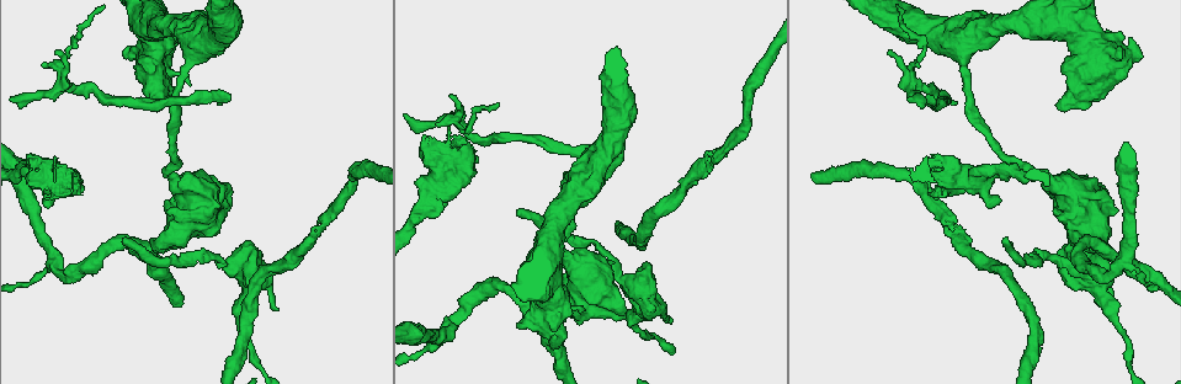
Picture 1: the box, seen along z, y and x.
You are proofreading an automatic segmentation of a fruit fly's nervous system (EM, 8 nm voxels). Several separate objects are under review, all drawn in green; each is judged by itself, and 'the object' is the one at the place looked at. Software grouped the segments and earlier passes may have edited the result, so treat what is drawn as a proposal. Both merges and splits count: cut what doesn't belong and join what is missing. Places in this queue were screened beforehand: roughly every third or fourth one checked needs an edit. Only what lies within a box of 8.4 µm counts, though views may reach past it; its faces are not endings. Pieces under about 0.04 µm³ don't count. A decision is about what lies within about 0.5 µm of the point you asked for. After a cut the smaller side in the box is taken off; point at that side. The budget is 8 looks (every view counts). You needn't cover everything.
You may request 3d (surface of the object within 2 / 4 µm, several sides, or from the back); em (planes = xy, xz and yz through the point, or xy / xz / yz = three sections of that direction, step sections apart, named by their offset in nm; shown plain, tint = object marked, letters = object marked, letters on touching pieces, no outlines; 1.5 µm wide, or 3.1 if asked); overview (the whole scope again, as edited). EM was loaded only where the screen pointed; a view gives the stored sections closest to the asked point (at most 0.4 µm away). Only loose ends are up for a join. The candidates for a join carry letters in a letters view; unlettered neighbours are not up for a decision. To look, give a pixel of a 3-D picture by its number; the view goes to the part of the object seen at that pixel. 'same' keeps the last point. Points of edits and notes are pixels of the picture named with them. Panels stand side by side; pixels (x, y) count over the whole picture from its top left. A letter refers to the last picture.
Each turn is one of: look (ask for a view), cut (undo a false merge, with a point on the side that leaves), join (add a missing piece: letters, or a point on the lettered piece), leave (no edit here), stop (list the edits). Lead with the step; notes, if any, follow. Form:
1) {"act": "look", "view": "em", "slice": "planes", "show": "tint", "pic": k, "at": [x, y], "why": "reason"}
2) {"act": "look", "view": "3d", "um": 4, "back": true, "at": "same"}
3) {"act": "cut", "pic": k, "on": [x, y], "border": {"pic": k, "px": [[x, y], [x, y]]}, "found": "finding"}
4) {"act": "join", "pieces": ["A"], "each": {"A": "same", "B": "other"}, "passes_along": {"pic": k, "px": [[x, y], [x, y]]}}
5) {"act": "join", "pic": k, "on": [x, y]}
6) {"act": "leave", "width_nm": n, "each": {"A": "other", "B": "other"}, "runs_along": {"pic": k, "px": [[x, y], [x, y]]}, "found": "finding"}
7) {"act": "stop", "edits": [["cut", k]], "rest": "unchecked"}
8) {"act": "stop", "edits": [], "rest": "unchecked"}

{"act": "look", "view": "em", "slice": "xy", "step": 8, "show": "tint", "pic": 1, "at": [149, 246], "why": "arms part here"}

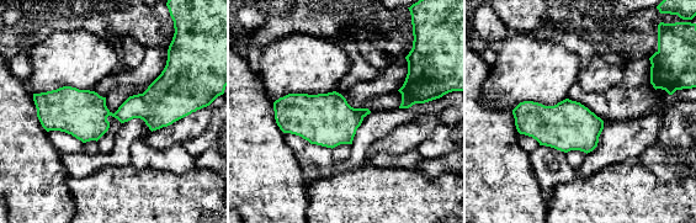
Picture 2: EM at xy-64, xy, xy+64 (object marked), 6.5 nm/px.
{"act": "look", "view": "em", "slice": "planes", "show": "letters", "at": "same"}

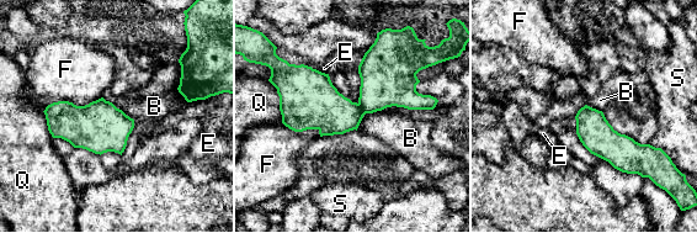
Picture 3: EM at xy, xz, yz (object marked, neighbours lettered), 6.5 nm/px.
{"act": "cut", "pic": 3, "on": [324, 109], "each": {"B": "other", "E": "other", "F": "other", "Q": "other", "S": "other"}, "border": {"pic": 3, "px": [[357, 104], [366, 112]]}, "found": "two neurons meet here"}

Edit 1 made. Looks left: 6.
{"act": "look", "view": "em", "slice": "planes", "show": "letters", "pic": 1, "at": [278, 309], "why": "an open end"}

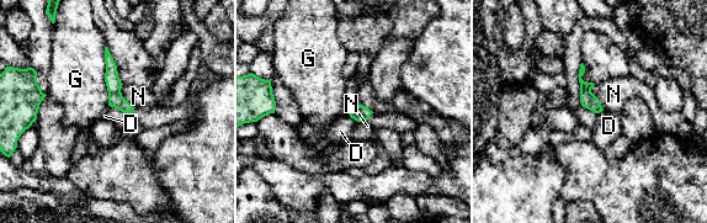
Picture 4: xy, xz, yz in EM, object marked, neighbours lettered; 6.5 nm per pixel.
{"act": "leave", "each": {"D": "other", "G": "other", "N": "other"}, "runs_along": {"pic": 4, "px": [[107, 56], [113, 93], [129, 110]]}, "found": "none of them fits"}

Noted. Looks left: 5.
{"act": "look", "view": "3d", "um": 4, "pic": 1, "at": [468, 184], "why": "branch stops here"}

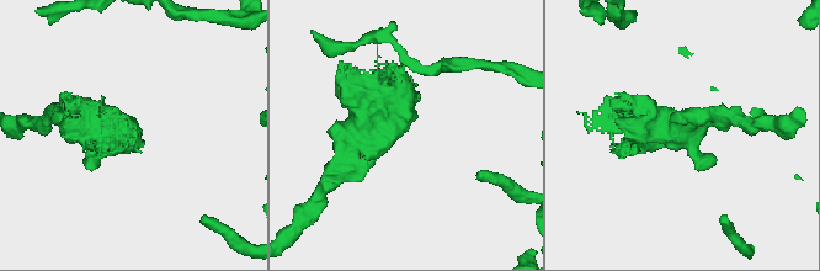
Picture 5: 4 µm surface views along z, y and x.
{"act": "look", "view": "em", "slice": "xz", "step": 8, "show": "tint", "pic": 5, "at": [406, 130]}

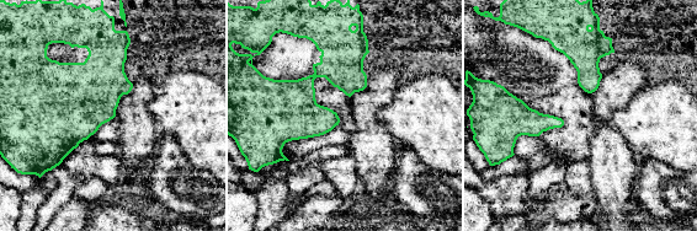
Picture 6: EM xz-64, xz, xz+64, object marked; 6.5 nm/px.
{"act": "look", "view": "em", "slice": "xz", "step": 8, "show": "letters", "at": "same"}

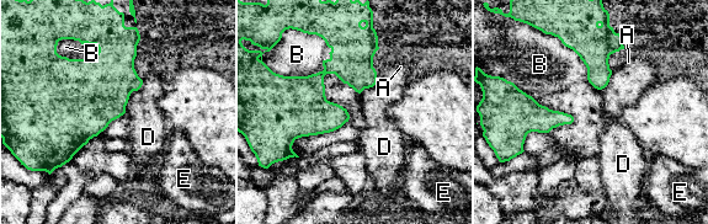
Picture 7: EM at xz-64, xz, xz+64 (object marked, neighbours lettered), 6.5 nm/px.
{"act": "leave", "each": {"A": "other", "B": "other", "D": "other", "E": "other"}, "runs_along": {"pic": 7, "px": [[371, 42], [318, 78], [288, 143]]}, "found": "none of them fits"}

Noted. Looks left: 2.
{"act": "stop", "edits": [["cut", 3]], "rest": "unchecked"}

